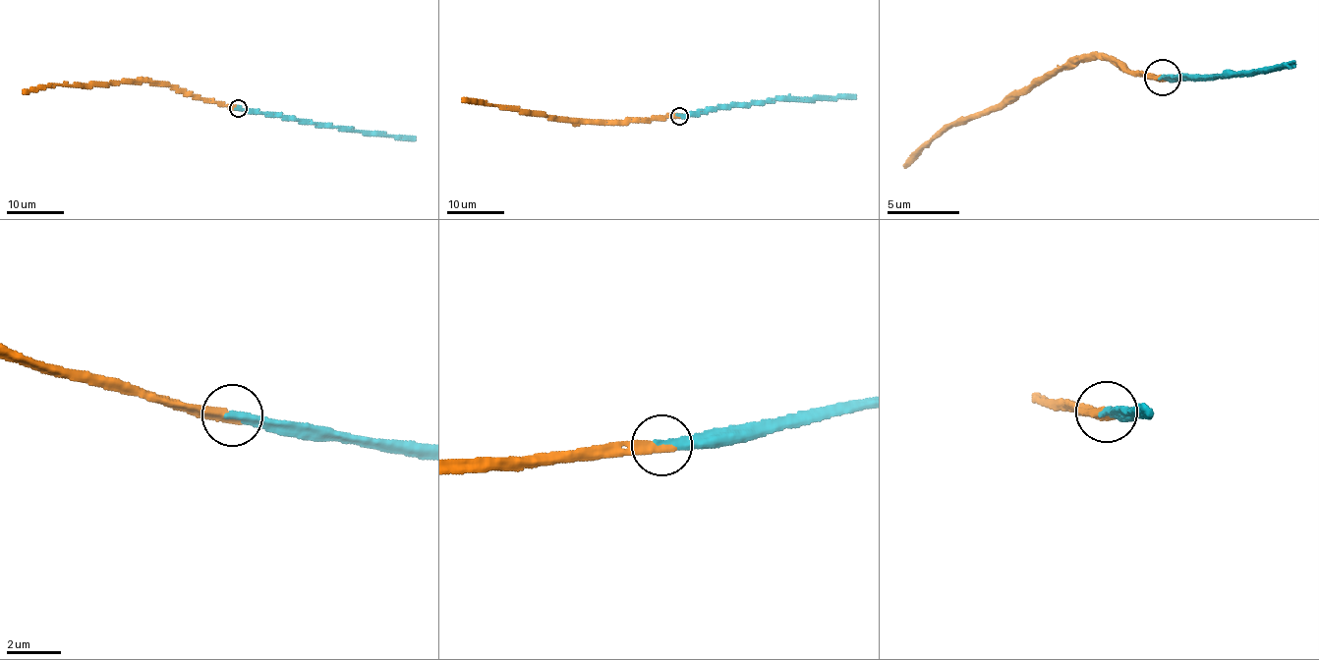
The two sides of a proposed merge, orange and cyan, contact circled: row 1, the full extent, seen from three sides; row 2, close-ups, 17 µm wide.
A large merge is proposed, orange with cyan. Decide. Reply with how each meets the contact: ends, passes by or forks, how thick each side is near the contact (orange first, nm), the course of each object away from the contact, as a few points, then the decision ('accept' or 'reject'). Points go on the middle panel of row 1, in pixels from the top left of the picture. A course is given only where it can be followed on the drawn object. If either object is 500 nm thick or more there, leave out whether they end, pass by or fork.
orange ends | cyan ends | 360/320 nm | orange via (679, 115), (606, 123), (559, 120), (464, 98) | cyan via (679, 115), (784, 99), (855, 96) | accept

